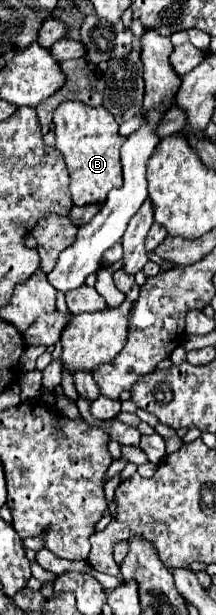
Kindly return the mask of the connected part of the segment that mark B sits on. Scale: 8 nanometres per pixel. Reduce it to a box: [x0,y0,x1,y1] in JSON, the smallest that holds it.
[54,102,126,206]

